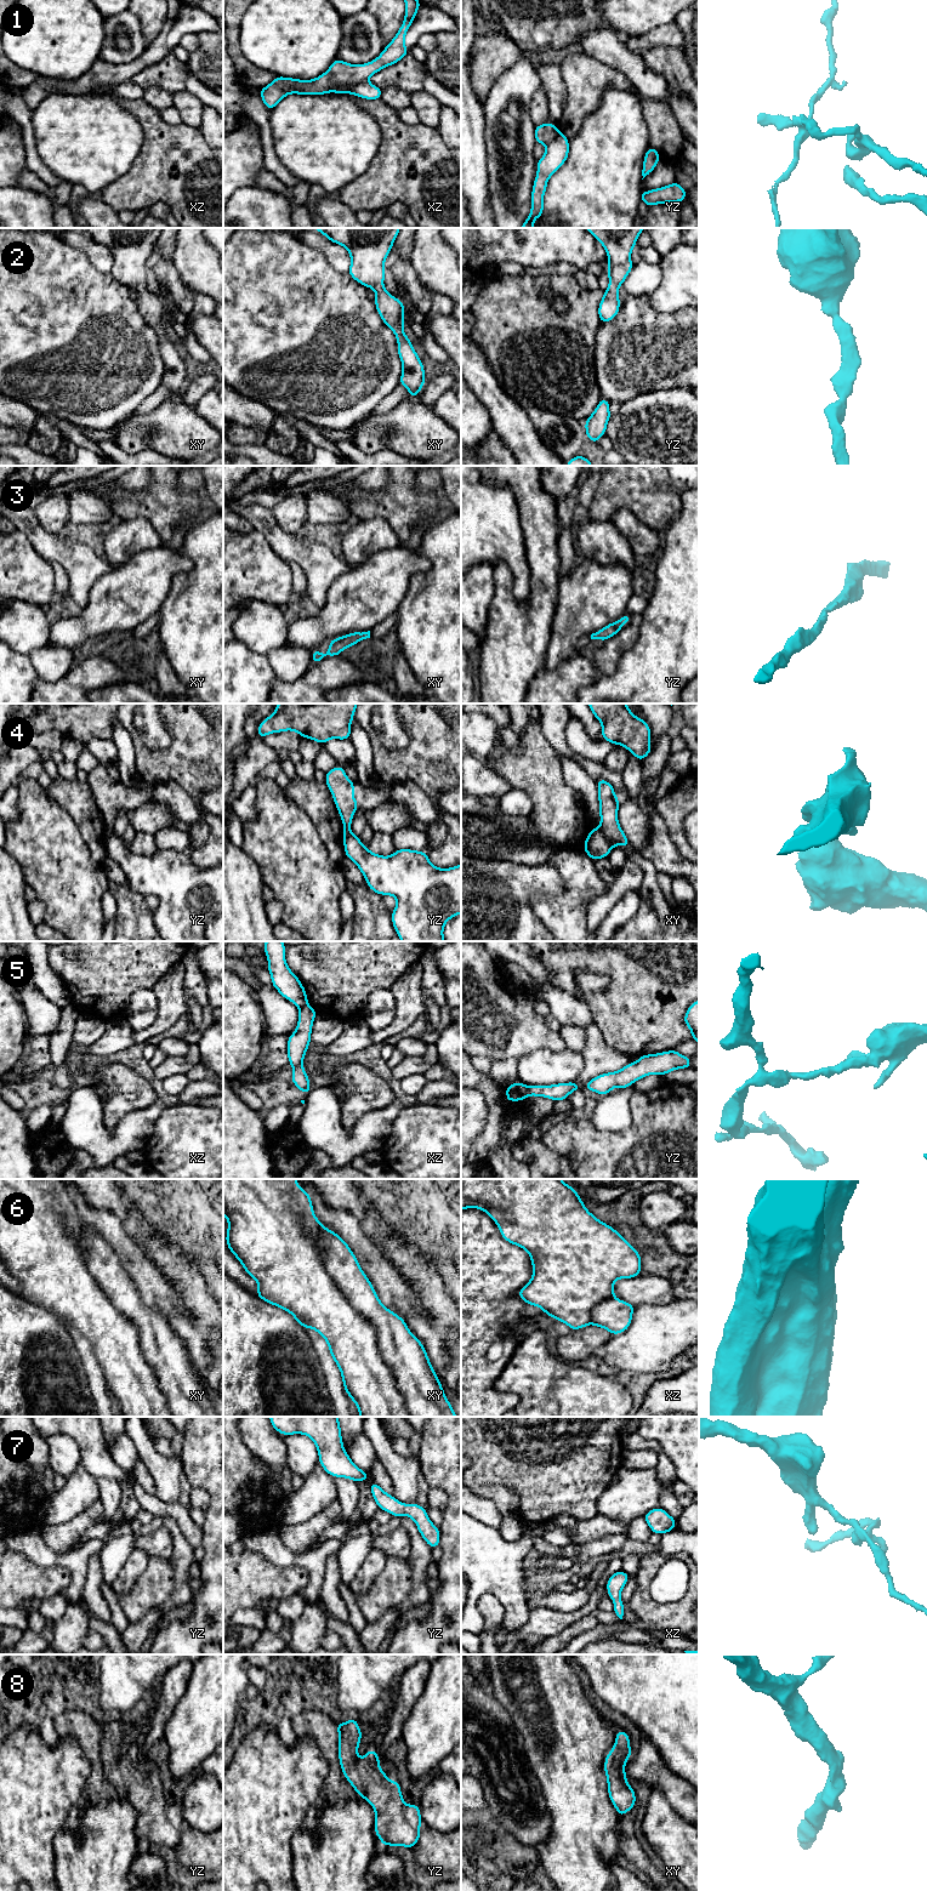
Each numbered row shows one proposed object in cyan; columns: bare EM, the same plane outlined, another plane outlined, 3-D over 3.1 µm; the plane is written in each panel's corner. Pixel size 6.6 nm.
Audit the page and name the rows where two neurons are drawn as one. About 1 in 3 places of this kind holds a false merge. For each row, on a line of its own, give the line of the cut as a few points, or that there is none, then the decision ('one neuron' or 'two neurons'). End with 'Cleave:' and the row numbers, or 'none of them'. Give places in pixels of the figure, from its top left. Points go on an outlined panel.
1: cut in xz along (367, 79), (359, 83), (335, 84), (329, 90); two neurons
2: no cut; one neuron
3: no cut; one neuron
4: cut in xy along (598, 829), (612, 847); two neurons
5: cut in xz along (307, 1003), (300, 1008); two neurons
6: cut in xy along (317, 1220), (324, 1268), (375, 1328), (380, 1354), (411, 1416); two neurons
7: no cut; one neuron
8: no cut; one neuron
Cleave: 1, 4, 5, 6

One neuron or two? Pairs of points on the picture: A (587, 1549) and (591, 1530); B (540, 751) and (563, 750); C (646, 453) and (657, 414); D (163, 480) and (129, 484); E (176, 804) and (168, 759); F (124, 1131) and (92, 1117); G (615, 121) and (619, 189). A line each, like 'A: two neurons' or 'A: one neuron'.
A: two neurons
B: two neurons
C: one neuron
D: two neurons
E: two neurons
F: one neuron
G: one neuron

